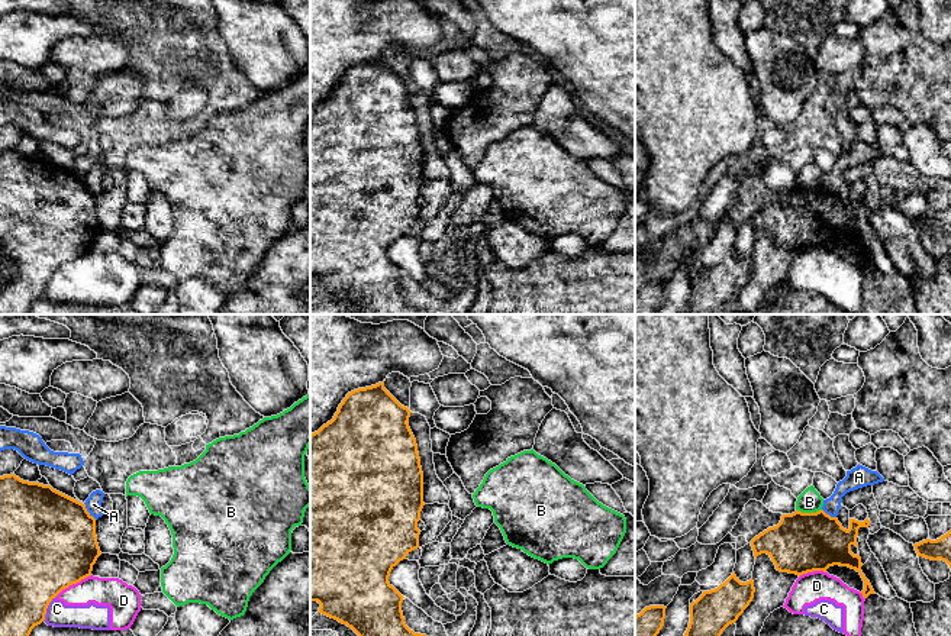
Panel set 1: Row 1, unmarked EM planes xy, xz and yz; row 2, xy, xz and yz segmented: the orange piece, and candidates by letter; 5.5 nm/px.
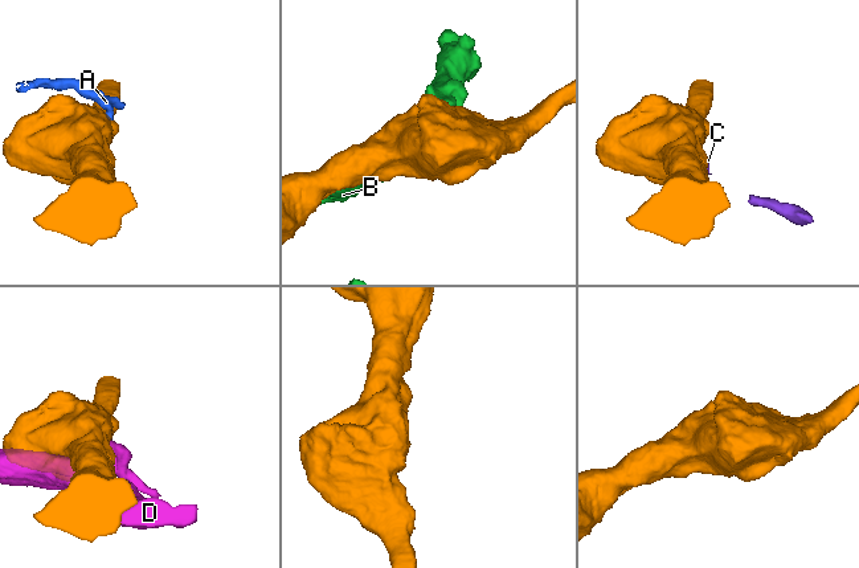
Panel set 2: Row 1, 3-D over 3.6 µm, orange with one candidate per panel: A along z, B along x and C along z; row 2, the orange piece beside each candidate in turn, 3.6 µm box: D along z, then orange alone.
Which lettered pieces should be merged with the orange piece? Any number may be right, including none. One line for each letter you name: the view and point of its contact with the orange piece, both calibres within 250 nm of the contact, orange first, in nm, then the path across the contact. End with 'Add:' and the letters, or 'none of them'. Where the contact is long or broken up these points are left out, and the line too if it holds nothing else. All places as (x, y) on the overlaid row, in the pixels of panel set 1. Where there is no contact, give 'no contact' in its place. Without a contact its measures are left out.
Add: none of them

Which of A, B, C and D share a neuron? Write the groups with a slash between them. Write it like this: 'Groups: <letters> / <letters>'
Groups: A / B / C D

